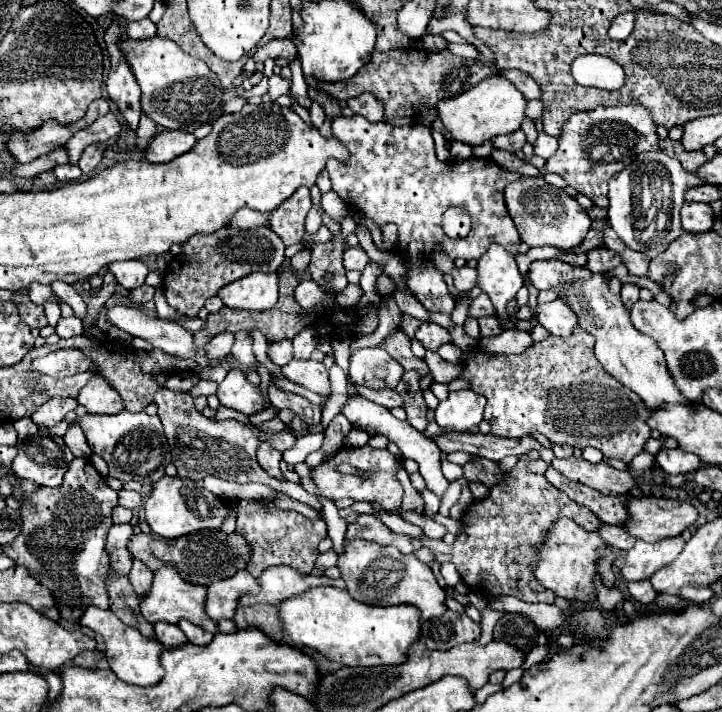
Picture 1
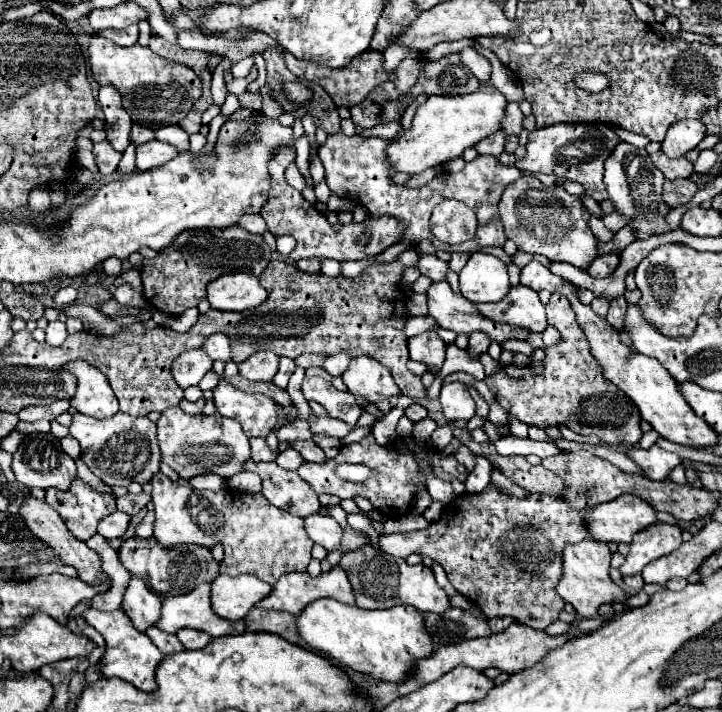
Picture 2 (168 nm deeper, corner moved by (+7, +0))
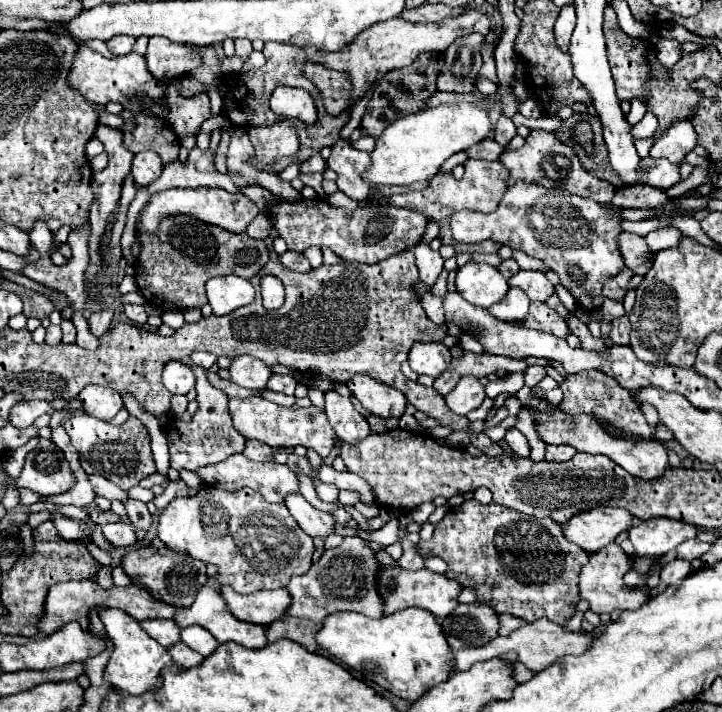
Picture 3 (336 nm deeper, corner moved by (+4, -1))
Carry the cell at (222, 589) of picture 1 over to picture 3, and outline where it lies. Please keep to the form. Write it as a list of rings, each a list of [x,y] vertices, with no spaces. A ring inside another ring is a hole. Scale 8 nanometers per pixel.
[[[224,586],[222,596],[226,598],[228,608],[236,618],[252,624],[262,624],[262,626],[282,620],[292,602],[286,588],[260,590],[244,596],[244,594],[236,594],[230,586]]]

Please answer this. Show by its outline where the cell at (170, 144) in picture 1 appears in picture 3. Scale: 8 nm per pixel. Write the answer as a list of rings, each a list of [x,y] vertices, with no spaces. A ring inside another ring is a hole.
[[[144,150],[134,156],[132,162],[132,178],[138,186],[148,186],[162,174],[162,162],[160,156],[154,150]]]

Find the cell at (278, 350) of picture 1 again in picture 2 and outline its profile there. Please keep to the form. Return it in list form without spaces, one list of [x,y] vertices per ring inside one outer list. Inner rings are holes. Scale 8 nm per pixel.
[[[271,351],[253,353],[253,357],[239,363],[239,373],[251,381],[271,381],[277,373],[279,357]]]

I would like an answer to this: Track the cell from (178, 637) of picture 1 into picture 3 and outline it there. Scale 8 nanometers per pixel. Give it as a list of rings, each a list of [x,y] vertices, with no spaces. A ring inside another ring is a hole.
[[[184,642],[172,646],[172,650],[168,650],[168,652],[170,652],[170,656],[174,658],[174,662],[180,664],[180,666],[184,666],[184,668],[200,666],[202,660],[204,660],[204,656],[200,656],[198,652],[194,652],[192,648],[188,648]]]

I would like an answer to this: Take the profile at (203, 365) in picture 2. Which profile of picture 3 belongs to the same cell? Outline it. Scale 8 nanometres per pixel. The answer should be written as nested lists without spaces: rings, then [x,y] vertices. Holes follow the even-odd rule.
[[[168,362],[162,378],[164,378],[164,386],[168,388],[170,394],[188,394],[196,384],[194,372],[188,366],[184,366],[182,362]]]

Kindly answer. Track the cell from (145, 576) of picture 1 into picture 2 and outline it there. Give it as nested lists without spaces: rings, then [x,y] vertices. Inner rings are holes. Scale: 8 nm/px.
[[[131,577],[121,607],[133,621],[135,629],[145,631],[147,627],[153,625],[153,621],[157,621],[161,601],[159,595],[151,591],[145,581],[141,581],[141,577]]]

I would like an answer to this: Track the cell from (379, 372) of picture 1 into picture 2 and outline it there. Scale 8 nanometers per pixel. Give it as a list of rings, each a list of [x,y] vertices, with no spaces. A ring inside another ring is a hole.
[[[367,355],[351,359],[341,379],[347,385],[349,393],[361,395],[371,403],[377,403],[381,399],[387,399],[399,393],[399,387],[393,381],[389,369]]]

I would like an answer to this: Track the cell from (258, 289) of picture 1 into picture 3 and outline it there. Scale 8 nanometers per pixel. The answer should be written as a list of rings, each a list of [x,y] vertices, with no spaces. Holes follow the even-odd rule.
[[[236,276],[210,278],[206,282],[206,296],[214,314],[224,316],[240,306],[250,304],[254,300],[254,286],[248,280]]]

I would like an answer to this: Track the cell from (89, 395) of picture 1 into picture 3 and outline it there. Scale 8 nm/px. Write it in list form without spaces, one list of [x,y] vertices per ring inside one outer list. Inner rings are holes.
[[[86,386],[78,394],[78,400],[84,404],[88,414],[106,422],[110,422],[122,410],[120,394],[108,386]]]

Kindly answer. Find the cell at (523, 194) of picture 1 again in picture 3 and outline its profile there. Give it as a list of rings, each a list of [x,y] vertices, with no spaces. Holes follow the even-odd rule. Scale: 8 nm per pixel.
[[[518,182],[516,186],[508,188],[498,208],[490,214],[462,210],[452,216],[450,228],[456,242],[472,244],[482,240],[496,240],[512,250],[522,250],[532,258],[538,258],[548,264],[560,276],[560,284],[570,290],[578,308],[592,312],[602,306],[602,288],[606,280],[620,274],[626,264],[618,248],[618,234],[622,232],[622,208],[610,204],[598,204],[588,198],[566,196],[558,188],[542,188],[542,186],[528,186]],[[568,264],[576,264],[586,272],[584,286],[576,286],[572,278],[568,278]]]

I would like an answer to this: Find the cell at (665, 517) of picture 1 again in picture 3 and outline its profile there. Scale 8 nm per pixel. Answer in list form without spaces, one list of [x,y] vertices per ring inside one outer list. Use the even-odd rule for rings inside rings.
[[[596,506],[592,510],[580,512],[578,516],[570,518],[562,526],[562,530],[566,540],[570,540],[572,544],[592,554],[608,546],[610,542],[614,542],[614,538],[620,532],[628,530],[632,524],[634,524],[634,518],[626,510]]]

